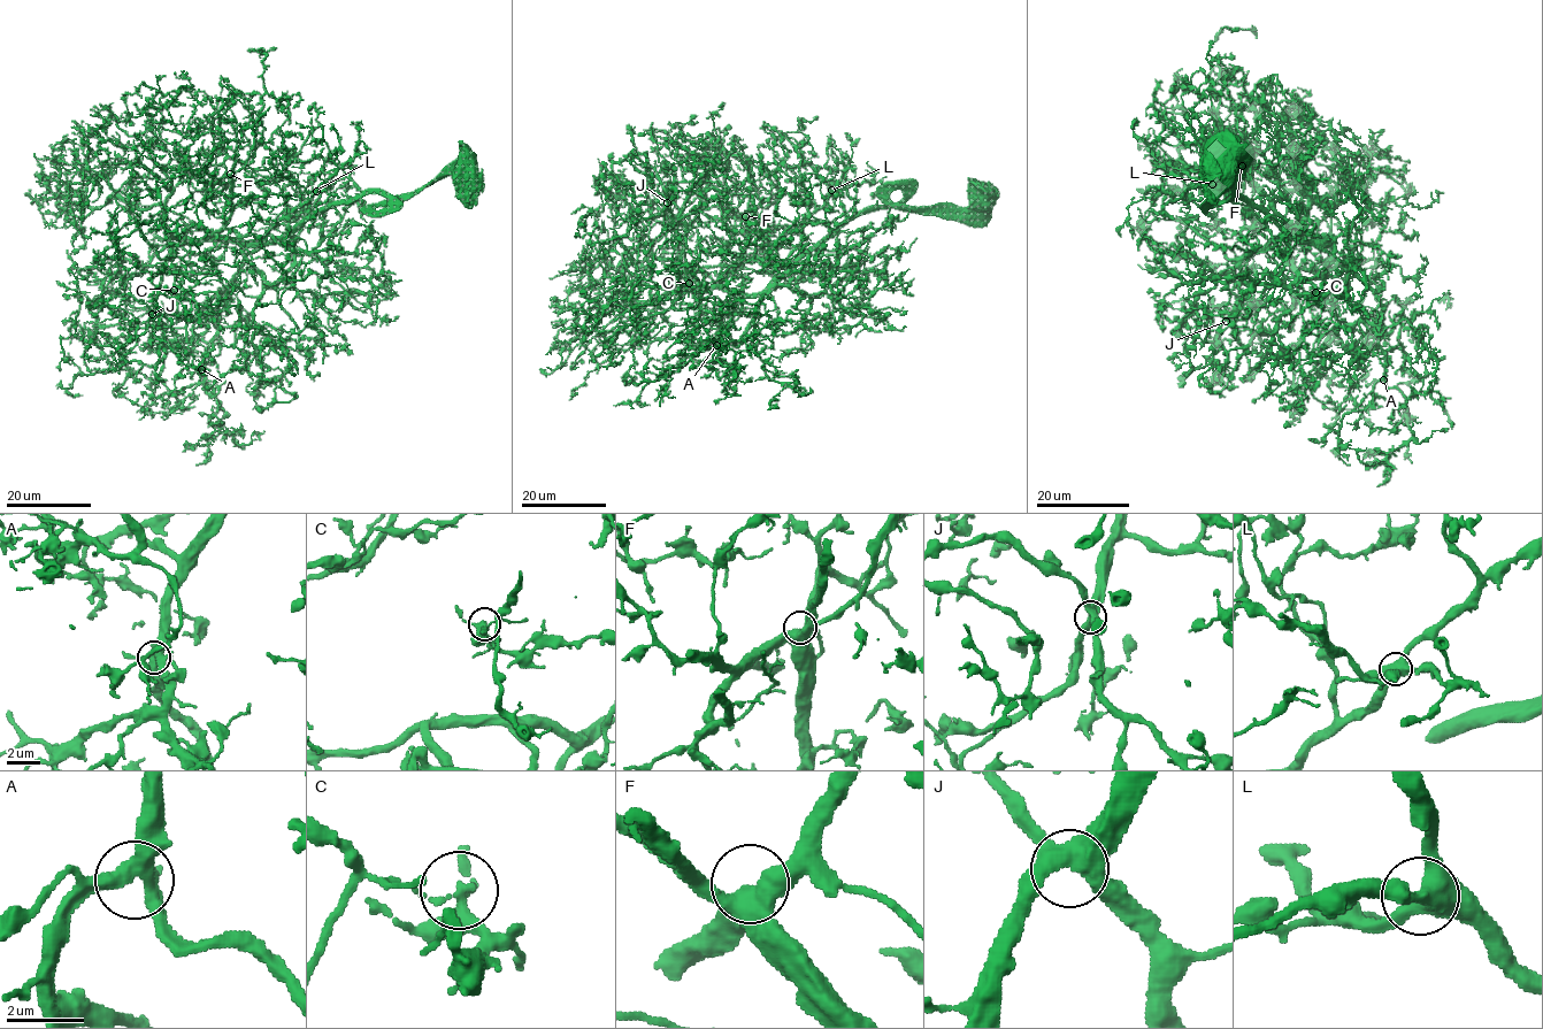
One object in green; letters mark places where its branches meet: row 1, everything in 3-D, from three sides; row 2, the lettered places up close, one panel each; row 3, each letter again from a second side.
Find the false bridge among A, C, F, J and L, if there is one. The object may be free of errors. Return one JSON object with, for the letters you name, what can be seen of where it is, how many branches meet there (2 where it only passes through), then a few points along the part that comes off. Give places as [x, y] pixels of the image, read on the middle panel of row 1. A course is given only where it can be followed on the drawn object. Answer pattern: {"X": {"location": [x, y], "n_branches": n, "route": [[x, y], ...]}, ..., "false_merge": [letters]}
{"C": {"location": [689, 283], "n_branches": 4, "route": [[689, 283], [697, 255], [684, 236], [690, 229], [691, 208], [697, 213], [697, 222]]}, "false_merge": ["C"]}

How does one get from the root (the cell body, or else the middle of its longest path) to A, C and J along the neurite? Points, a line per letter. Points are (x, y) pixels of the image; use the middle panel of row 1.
A: (984, 198), (913, 208), (895, 204), (893, 190), (899, 201), (822, 238), (762, 299), (737, 344), (716, 345)
C: (984, 198), (913, 208), (897, 189), (759, 293), (722, 281), (767, 260), (689, 283)
J: (984, 198), (913, 208), (893, 190), (899, 201), (846, 217), (751, 293), (692, 284), (684, 221), (667, 202)

